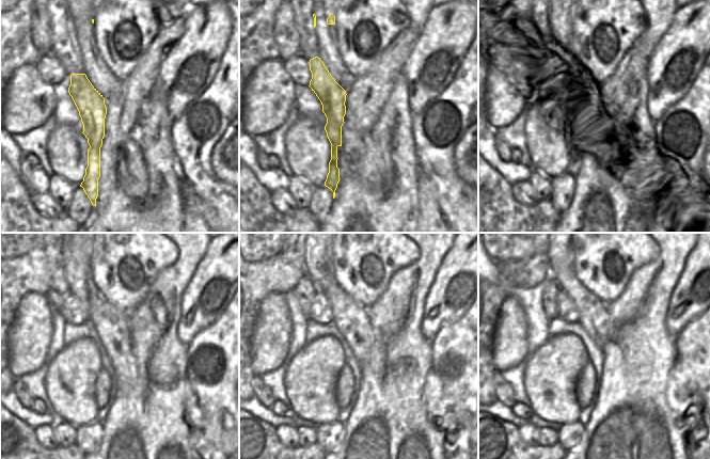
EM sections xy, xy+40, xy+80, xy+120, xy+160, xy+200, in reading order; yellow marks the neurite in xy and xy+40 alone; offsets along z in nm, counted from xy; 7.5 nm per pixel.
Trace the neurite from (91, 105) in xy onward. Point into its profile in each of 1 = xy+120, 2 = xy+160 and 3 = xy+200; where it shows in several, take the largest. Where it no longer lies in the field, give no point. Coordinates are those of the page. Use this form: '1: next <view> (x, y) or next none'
1: next xy+120 (77, 267)
2: next xy+160 (318, 254)
3: next xy+200 (559, 254)

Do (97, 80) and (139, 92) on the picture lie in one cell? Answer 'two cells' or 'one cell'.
two cells

